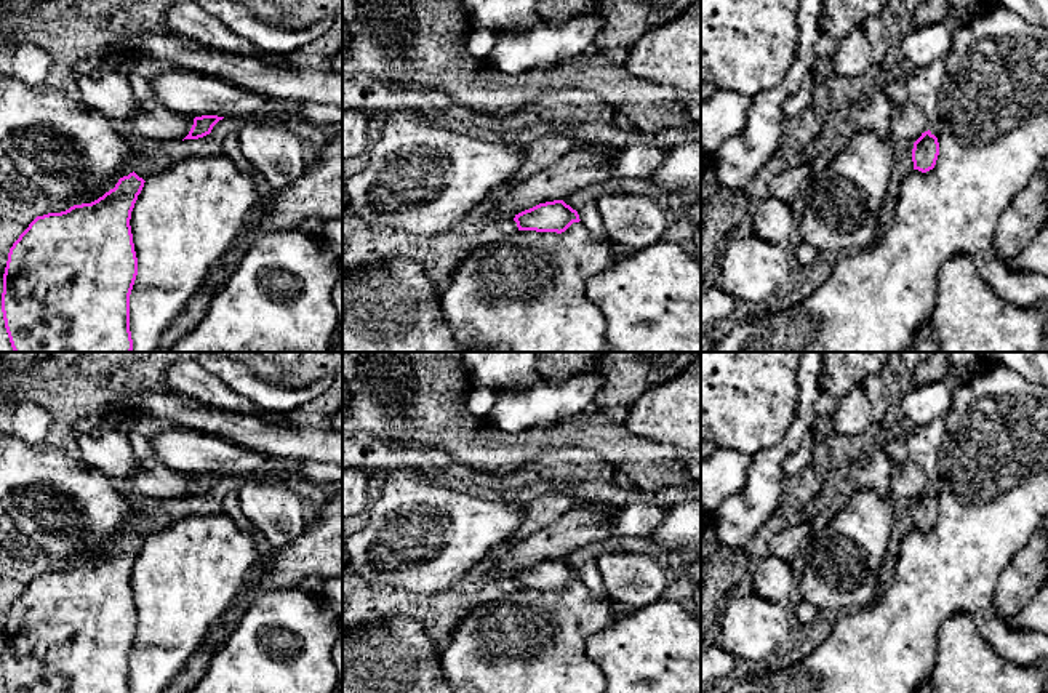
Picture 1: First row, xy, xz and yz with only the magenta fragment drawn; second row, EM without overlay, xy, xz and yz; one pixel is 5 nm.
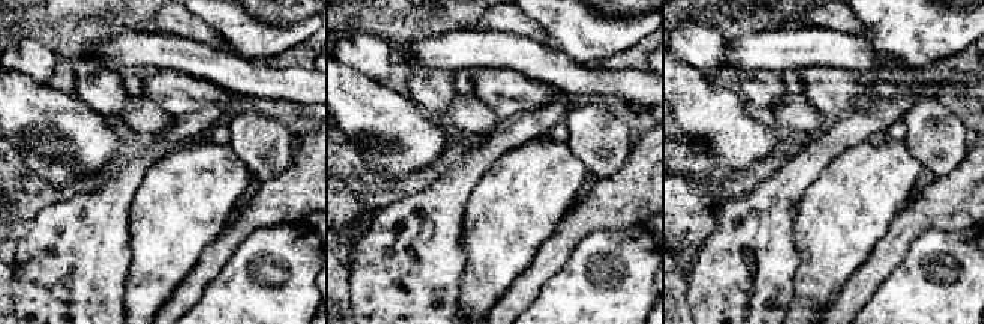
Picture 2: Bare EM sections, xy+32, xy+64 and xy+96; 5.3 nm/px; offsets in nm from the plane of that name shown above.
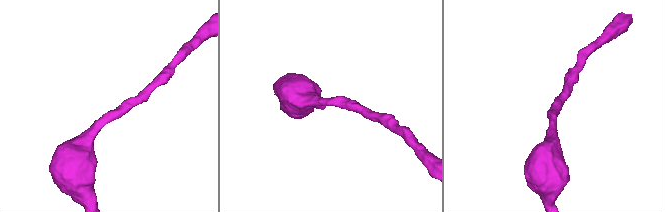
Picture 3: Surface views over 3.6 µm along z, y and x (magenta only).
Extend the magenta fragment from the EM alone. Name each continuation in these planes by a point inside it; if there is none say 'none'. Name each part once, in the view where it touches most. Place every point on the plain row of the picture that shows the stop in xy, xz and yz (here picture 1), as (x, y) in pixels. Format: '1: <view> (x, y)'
none

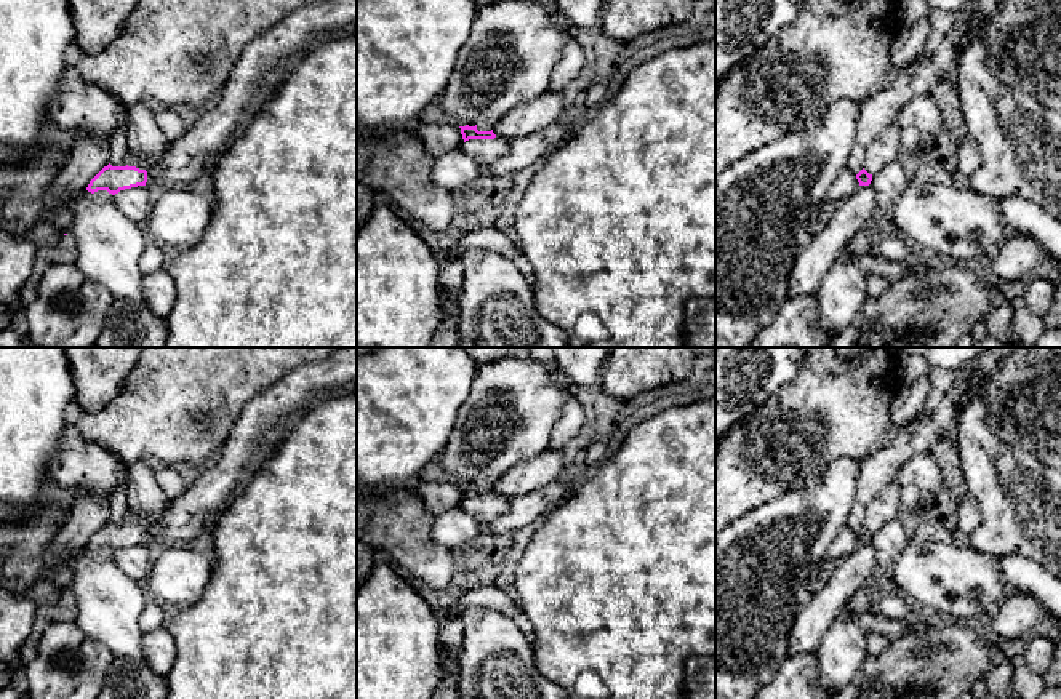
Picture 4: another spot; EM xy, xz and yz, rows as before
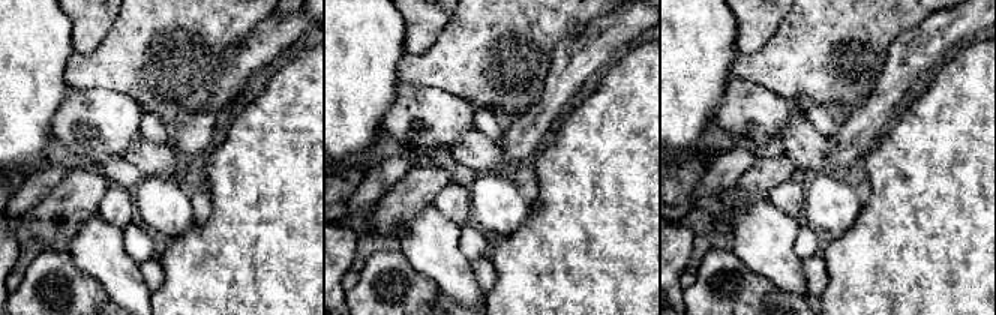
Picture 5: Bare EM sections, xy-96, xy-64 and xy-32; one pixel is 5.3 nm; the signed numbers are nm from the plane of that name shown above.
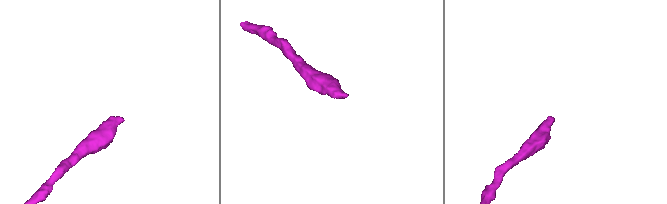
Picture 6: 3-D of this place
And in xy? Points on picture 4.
1: xy (140, 520)

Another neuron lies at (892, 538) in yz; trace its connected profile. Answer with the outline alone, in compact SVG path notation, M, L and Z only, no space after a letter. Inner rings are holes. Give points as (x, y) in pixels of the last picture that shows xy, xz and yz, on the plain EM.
M899 518L890 520L879 533L872 534L869 545L880 557L877 573L887 589L893 585L891 558L898 555L907 542L909 537Z

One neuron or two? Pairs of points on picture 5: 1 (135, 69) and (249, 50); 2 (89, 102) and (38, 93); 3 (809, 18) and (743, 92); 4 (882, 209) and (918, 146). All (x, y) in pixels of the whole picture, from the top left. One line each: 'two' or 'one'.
1: two
2: two
3: two
4: one

